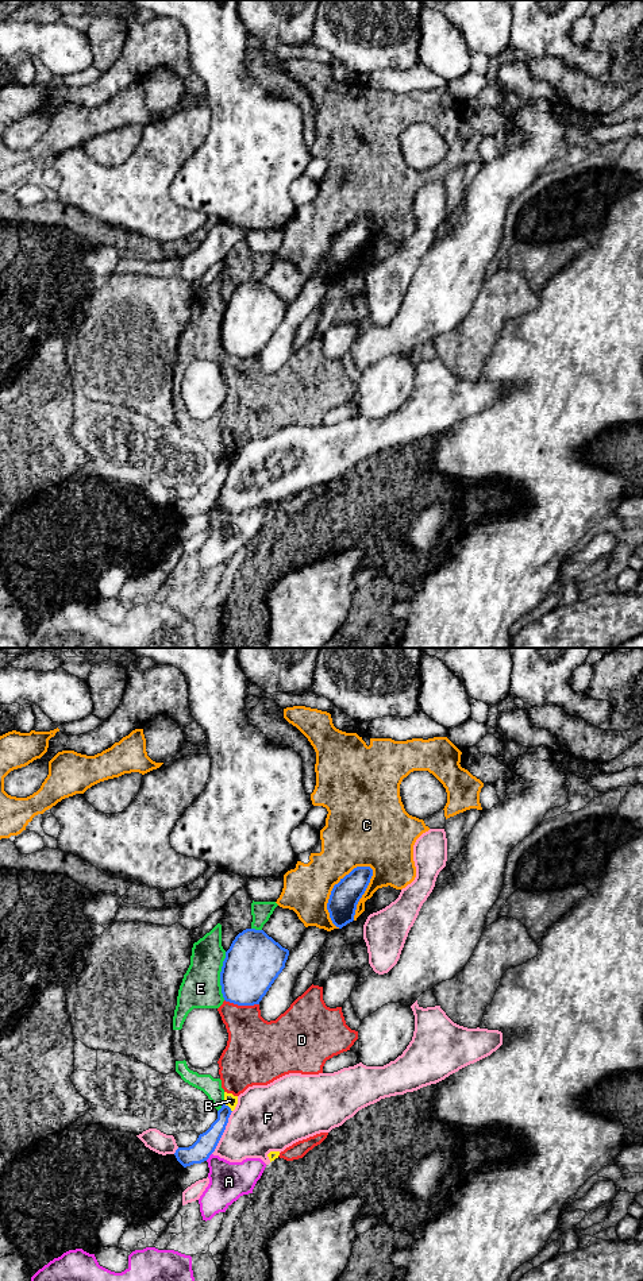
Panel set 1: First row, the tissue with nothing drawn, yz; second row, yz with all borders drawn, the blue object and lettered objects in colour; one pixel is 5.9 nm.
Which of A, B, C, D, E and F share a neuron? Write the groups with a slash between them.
A / B D E / C / F

